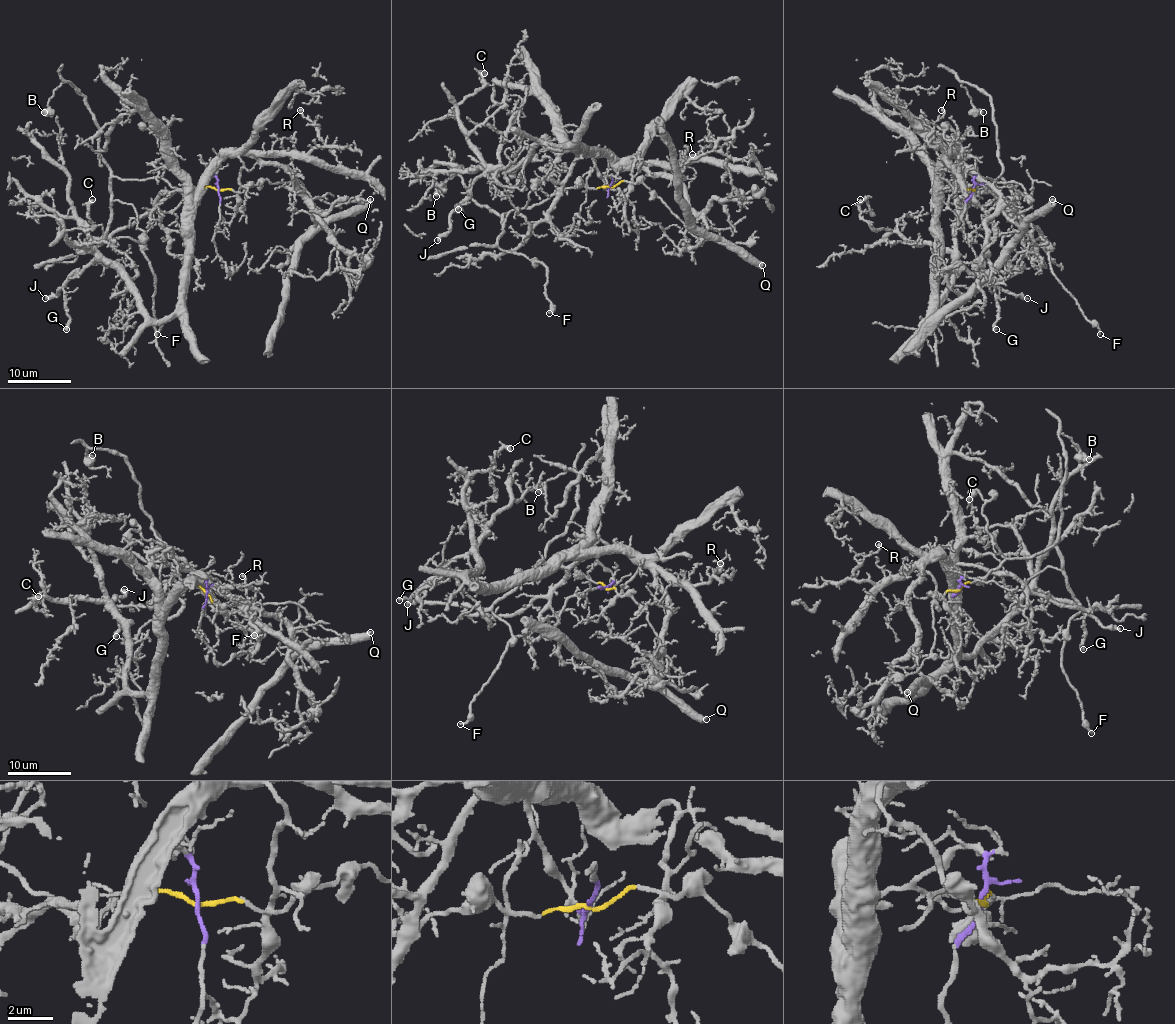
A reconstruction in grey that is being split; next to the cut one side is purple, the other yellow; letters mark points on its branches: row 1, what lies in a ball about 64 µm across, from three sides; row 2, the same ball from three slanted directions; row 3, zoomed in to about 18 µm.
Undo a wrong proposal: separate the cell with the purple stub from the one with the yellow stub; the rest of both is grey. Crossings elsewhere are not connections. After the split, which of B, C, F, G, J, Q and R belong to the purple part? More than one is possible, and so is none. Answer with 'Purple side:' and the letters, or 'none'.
Purple side: C, G, J, Q, R

